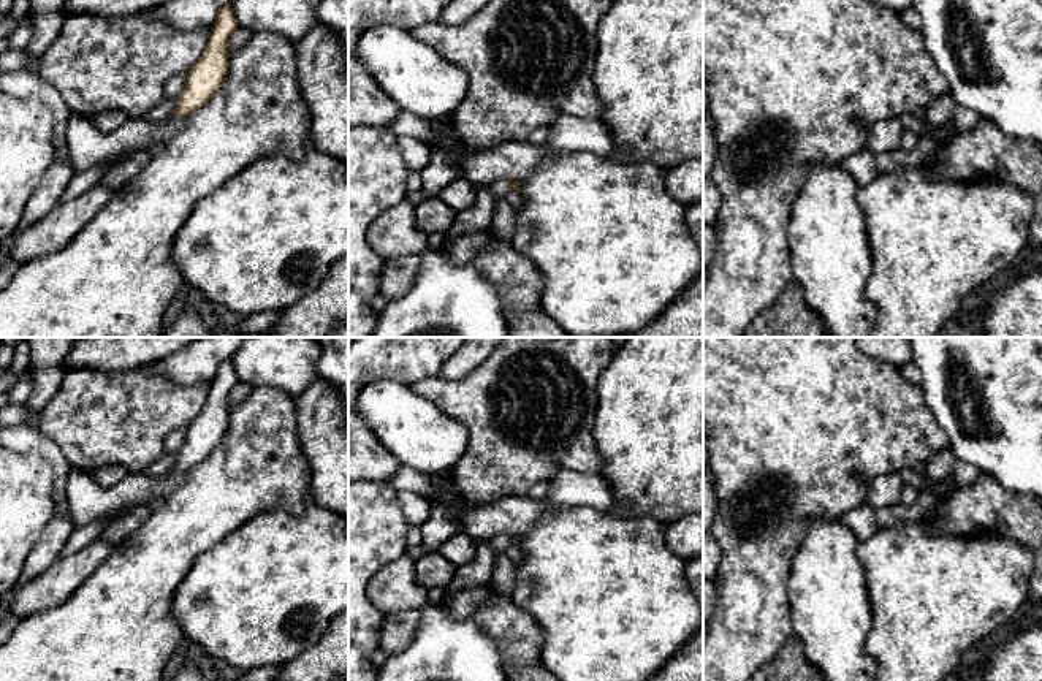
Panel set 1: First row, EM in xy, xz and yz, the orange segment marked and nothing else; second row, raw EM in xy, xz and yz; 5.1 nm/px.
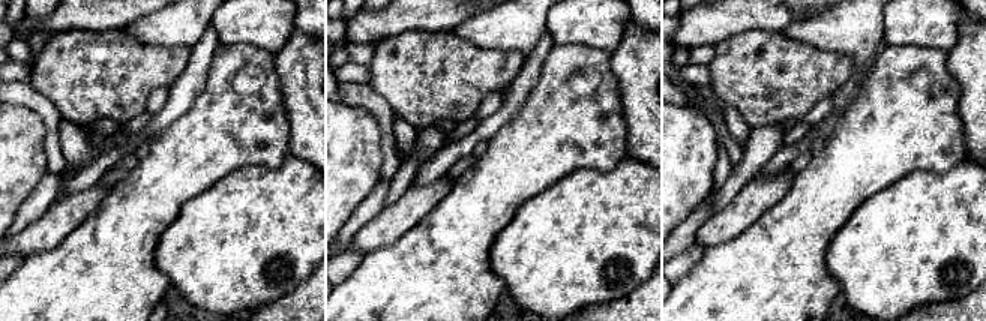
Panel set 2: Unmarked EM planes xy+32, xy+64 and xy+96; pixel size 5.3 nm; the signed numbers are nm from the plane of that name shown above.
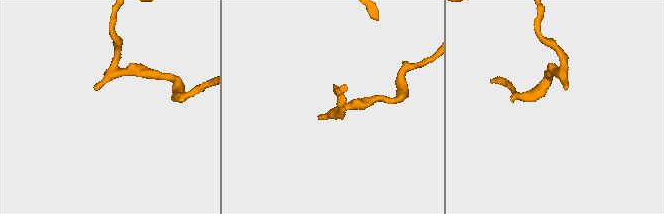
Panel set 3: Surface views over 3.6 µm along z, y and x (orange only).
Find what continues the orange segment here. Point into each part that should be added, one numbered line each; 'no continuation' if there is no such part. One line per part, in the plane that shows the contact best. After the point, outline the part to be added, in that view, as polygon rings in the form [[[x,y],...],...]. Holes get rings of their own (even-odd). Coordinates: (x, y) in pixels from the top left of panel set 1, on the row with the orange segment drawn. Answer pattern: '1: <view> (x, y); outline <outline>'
1: xz (501, 189); outline [[[494,182],[489,185],[491,192],[494,192],[499,198],[504,198],[508,193],[507,182]]]

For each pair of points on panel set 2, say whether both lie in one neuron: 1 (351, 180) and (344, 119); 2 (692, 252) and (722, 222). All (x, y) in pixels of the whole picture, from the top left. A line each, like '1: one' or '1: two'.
1: one
2: two

